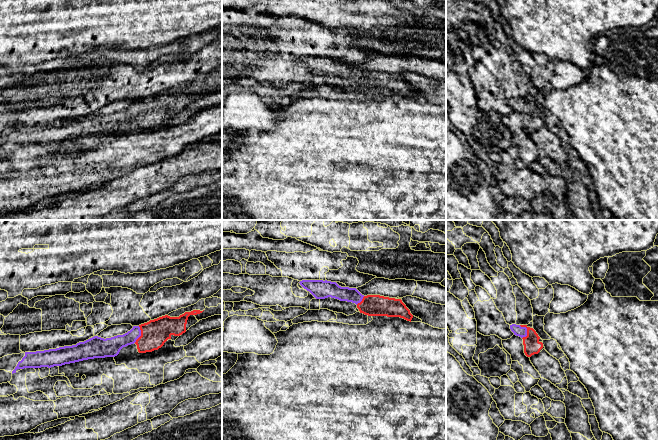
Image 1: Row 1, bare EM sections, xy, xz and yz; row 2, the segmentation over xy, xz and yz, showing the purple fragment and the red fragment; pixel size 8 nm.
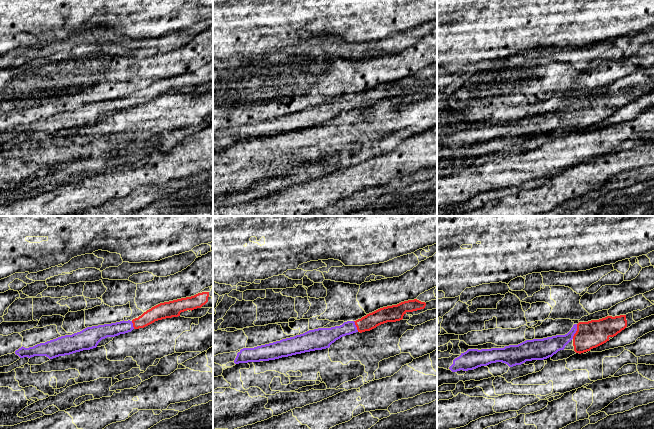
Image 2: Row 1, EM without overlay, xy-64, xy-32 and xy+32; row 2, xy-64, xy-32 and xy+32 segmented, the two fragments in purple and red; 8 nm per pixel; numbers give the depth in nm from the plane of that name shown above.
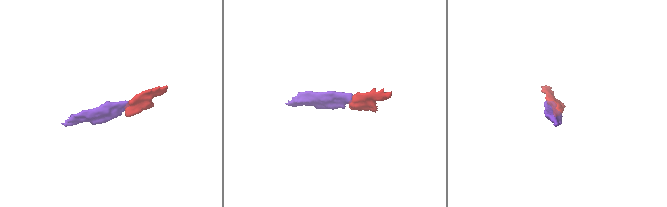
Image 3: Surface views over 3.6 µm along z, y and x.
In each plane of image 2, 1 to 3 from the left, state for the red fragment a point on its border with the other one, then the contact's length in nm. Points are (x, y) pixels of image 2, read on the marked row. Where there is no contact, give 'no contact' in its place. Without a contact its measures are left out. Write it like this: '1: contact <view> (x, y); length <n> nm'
1: contact xy-64 (132, 325); length 70 nm
2: contact xy-32 (355, 326); length 100 nm
3: contact xy+32 (576, 330); length 130 nm

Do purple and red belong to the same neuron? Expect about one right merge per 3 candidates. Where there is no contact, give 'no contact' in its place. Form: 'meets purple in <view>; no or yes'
meets purple in yz; yes

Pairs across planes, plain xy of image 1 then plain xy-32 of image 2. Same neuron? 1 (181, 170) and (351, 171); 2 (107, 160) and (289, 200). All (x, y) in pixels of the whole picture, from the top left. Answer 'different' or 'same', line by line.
1: same
2: different

